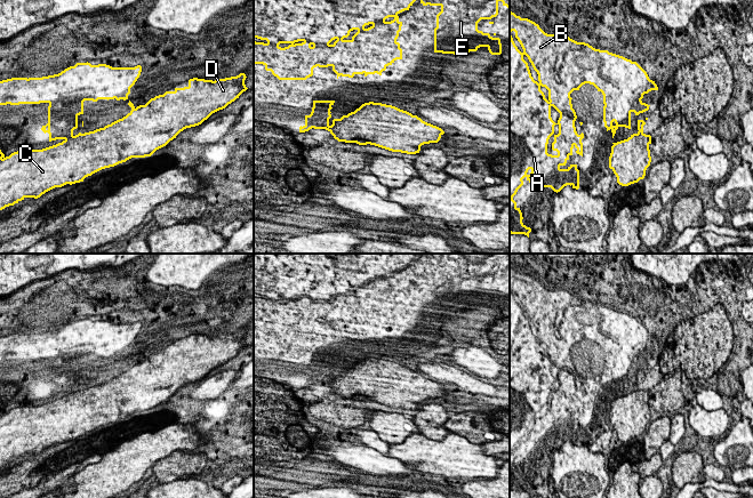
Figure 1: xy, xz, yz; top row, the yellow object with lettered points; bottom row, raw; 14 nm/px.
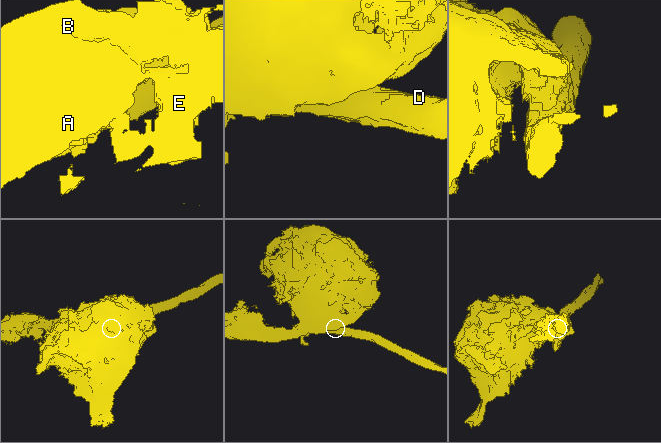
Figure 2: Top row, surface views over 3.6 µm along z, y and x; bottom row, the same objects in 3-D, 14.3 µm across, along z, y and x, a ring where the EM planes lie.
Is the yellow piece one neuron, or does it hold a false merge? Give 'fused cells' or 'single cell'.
fused cells

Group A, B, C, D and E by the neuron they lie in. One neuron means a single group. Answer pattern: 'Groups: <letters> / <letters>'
Groups: A B E / C D

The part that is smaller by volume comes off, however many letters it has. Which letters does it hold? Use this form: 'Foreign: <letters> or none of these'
Foreign: C, D

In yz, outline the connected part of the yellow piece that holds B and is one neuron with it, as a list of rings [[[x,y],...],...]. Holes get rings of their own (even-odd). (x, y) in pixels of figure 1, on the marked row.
[[[510,11],[510,233],[524,234],[529,238],[531,232],[522,223],[522,212],[516,207],[513,196],[523,185],[526,177],[535,187],[551,187],[560,192],[564,186],[579,188],[579,170],[577,164],[566,166],[572,148],[583,156],[584,134],[577,134],[575,121],[576,112],[572,109],[570,94],[585,85],[593,85],[603,95],[603,122],[607,131],[612,132],[612,138],[619,127],[631,129],[631,113],[635,115],[649,110],[648,104],[641,99],[644,94],[658,90],[655,81],[650,80],[647,72],[636,63],[623,56],[609,53],[608,50],[595,49],[588,43],[577,42],[567,34],[547,34],[538,24],[516,16]],[[511,32],[520,42],[523,51],[515,46]],[[527,56],[534,70],[538,74],[535,81],[531,77],[528,63],[523,59]],[[551,107],[554,107],[560,118],[555,123],[551,118]],[[551,136],[554,136],[552,150],[556,155],[547,153],[547,144]]]

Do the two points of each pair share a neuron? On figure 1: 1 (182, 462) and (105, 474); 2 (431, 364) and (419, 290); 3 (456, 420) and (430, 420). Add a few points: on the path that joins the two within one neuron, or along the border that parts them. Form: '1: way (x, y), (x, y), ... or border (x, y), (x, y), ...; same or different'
1: border (176, 451), (160, 458), (152, 467); different
2: border (433, 359), (421, 361), (416, 368); different
3: way (449, 420), (437, 420); same

